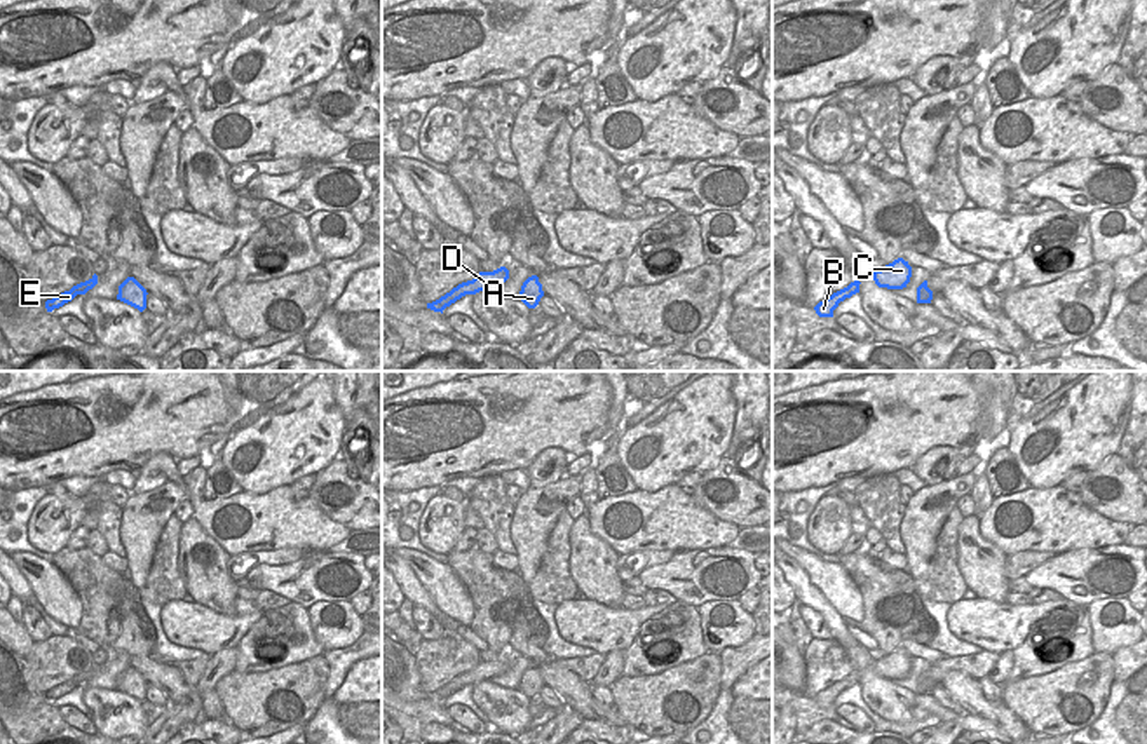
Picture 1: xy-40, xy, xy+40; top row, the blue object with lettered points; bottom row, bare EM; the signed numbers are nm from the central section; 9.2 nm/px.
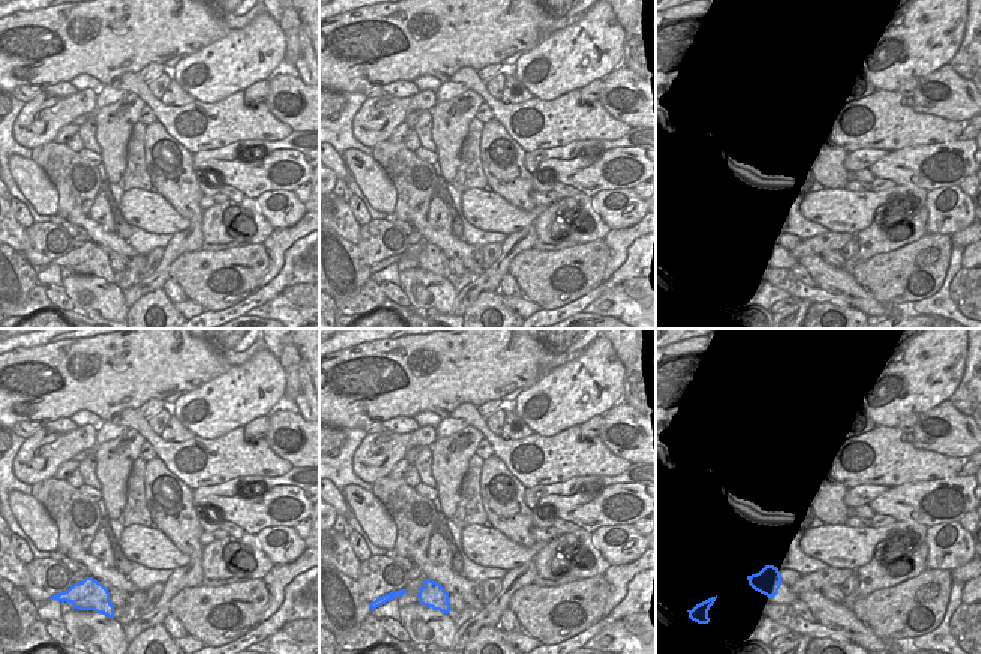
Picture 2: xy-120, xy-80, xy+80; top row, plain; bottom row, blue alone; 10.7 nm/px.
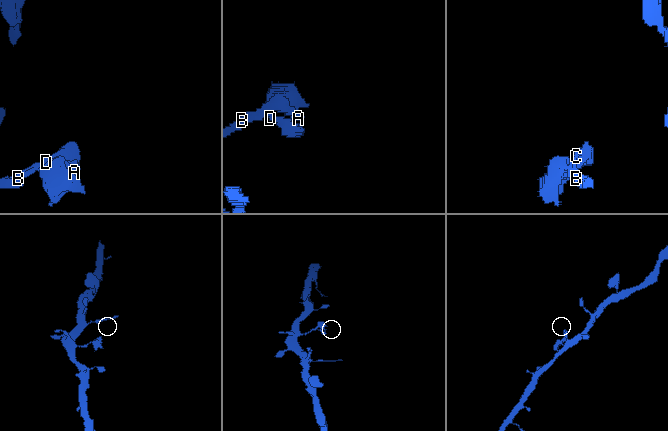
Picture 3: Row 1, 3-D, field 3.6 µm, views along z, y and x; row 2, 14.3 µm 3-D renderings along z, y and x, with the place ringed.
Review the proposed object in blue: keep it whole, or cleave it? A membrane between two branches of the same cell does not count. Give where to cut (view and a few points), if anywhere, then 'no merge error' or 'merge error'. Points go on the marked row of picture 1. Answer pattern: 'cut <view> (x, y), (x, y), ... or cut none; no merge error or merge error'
cut none; no merge error

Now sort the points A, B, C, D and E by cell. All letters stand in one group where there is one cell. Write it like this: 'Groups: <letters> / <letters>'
Groups: A B C D E

